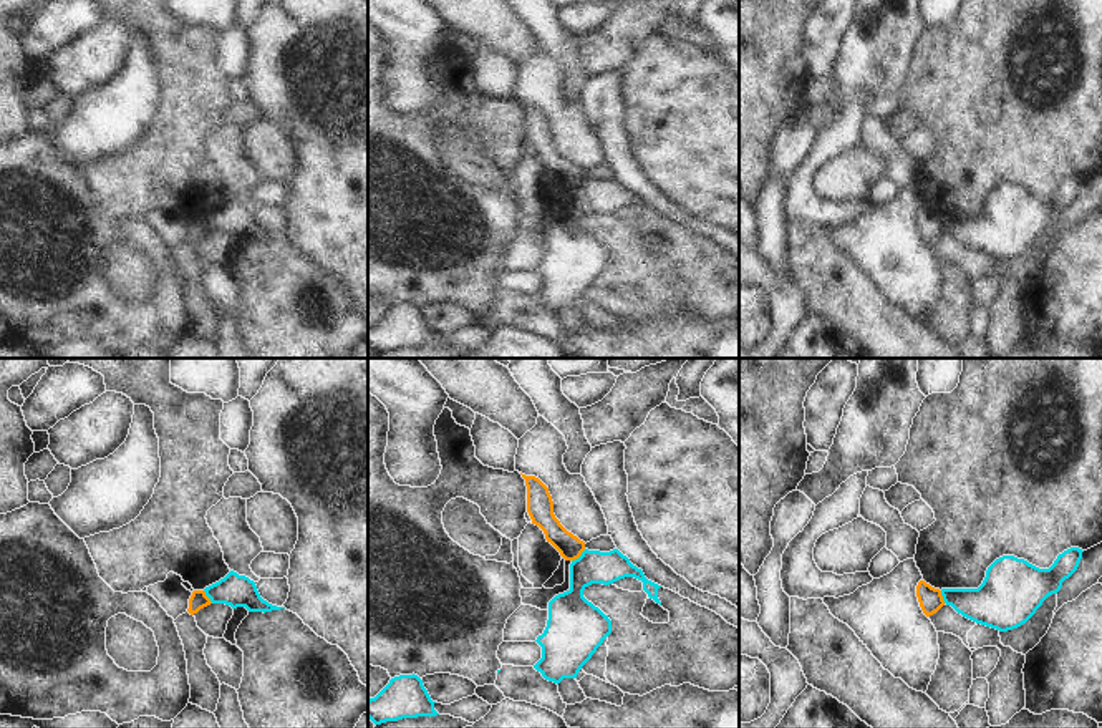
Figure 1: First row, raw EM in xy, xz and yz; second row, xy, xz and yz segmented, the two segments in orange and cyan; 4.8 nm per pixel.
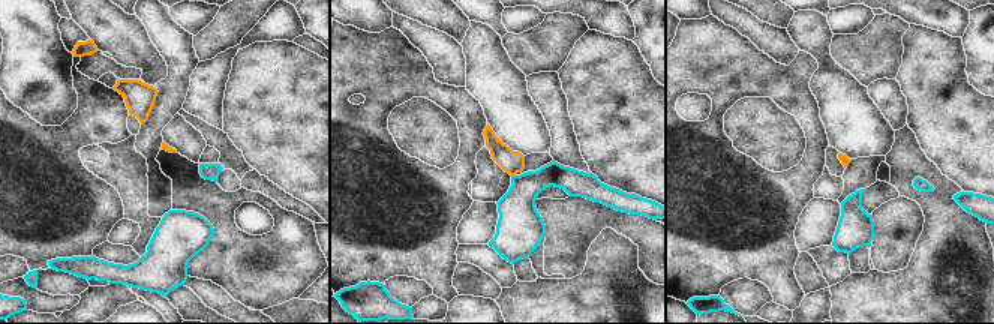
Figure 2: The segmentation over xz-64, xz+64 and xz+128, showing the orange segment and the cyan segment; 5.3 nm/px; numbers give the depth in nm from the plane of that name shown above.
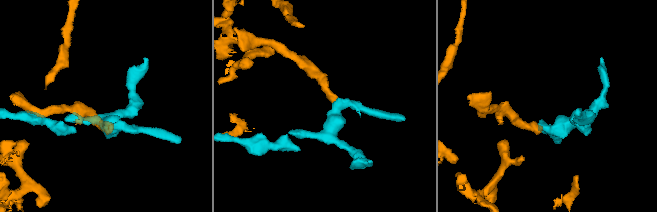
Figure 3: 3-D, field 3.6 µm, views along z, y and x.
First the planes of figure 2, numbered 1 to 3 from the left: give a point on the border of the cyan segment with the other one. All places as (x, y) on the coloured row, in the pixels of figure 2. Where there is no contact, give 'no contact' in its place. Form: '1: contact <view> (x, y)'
1: no contact
2: contact xz+64 (513, 174)
3: no contact

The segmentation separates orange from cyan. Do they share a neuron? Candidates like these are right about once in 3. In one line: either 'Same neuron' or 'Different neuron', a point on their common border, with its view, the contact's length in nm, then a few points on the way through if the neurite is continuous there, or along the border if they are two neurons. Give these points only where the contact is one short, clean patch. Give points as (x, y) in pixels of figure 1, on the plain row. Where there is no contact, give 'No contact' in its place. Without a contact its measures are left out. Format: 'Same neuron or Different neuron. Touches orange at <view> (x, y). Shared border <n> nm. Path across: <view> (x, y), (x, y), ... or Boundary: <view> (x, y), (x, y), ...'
Different neuron. Touches orange at xz (579, 184). Shared border 90 nm. Boundary: xz (585, 178), (572, 189).

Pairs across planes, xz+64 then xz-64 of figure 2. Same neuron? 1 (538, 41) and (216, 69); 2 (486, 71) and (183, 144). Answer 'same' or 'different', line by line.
1: different
2: same

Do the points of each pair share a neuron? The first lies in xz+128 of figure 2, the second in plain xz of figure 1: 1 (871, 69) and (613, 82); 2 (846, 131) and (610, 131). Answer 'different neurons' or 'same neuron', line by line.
1: different neurons
2: different neurons

